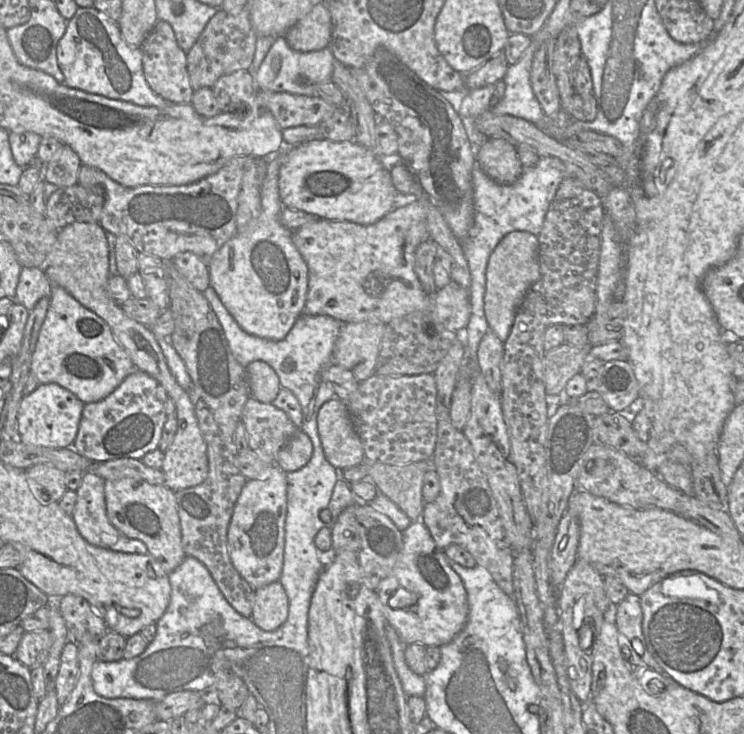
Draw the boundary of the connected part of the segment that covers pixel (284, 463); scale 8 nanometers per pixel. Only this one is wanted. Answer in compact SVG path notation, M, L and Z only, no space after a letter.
M299 430L277 454L274 464L284 472L294 472L303 468L313 455L310 437Z

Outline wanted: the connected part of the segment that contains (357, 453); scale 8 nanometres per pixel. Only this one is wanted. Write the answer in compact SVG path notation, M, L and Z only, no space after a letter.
M335 396L324 403L317 425L325 456L339 472L366 462L363 443L345 402Z

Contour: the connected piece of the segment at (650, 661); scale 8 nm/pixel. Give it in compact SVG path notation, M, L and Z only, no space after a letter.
M629 592L616 607L615 624L621 636L627 638L627 647L635 661L660 675L669 677L647 650L642 630L642 609L640 596Z

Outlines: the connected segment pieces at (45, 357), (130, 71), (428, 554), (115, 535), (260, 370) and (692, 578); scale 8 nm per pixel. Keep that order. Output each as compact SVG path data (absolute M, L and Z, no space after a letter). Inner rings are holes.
M51 283L50 304L39 331L30 367L30 372L39 383L56 383L86 404L107 397L136 369L108 324L64 288Z
M78 7L75 15L68 20L66 32L57 45L57 62L65 78L64 84L70 88L110 99L127 101L143 107L166 108L174 104L154 93L147 84L143 72L140 47L132 47L127 44L120 32L118 23L94 7Z
M420 520L412 521L403 531L403 550L392 572L381 580L374 591L376 592L385 619L404 643L419 643L425 646L442 646L455 638L463 629L469 612L467 593L459 575L451 568L443 550L438 548L429 530ZM405 589L414 594L414 603L404 608L393 609L389 606L389 597L393 597L398 590Z
M91 472L82 475L81 484L76 490L77 499L71 517L81 536L91 545L116 552L147 554L147 547L138 539L120 533L109 521L106 512L104 480Z
M257 360L249 363L245 369L250 396L262 403L272 403L282 388L272 367Z
M698 575L669 576L662 580L662 592L674 598L689 598L717 603L719 594L709 588Z

